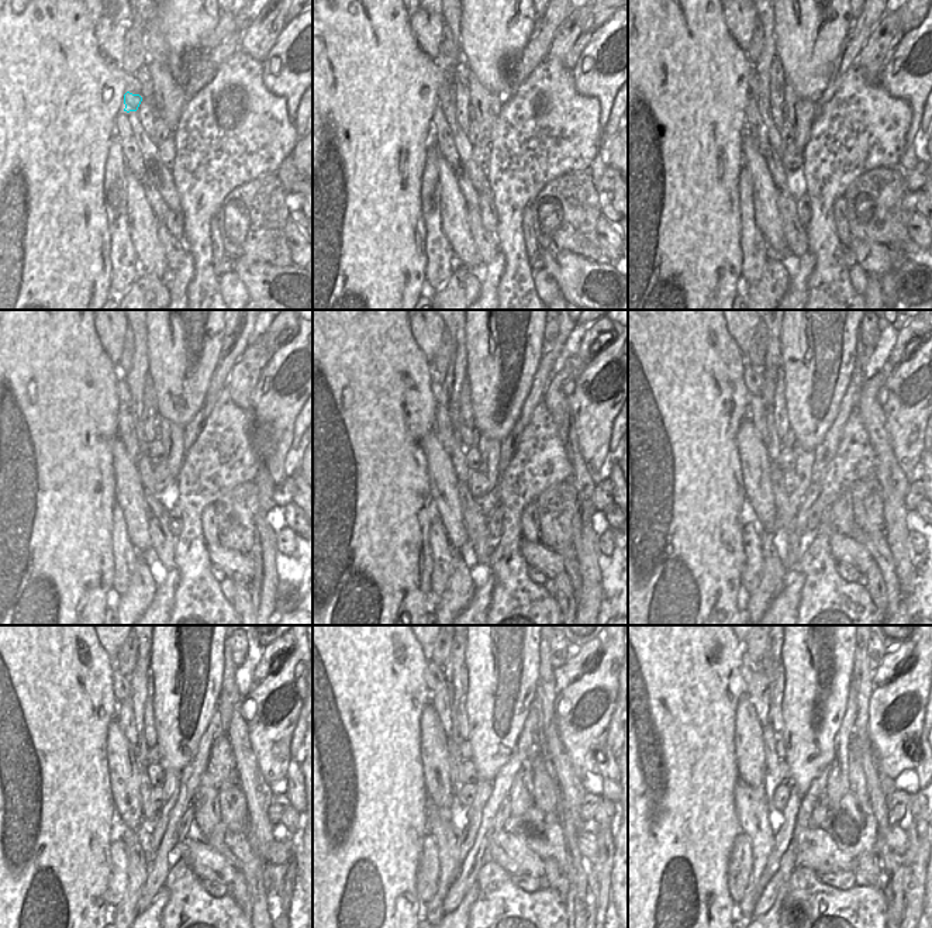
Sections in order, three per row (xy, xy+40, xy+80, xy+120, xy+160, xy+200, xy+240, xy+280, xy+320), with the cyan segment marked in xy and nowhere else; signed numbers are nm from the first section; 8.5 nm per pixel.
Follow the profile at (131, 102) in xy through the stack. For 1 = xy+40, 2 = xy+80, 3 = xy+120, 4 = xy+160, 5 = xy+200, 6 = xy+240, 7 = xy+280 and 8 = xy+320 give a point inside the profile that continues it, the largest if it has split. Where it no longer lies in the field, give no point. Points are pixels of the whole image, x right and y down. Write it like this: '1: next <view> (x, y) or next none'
1: next xy+40 (444, 92)
2: next xy+80 (753, 82)
3: next xy+120 (123, 390)
4: next xy+160 (438, 379)
5: next xy+200 (752, 375)
6: next xy+240 (121, 686)
7: next xy+280 (434, 675)
8: next xy+320 (749, 668)

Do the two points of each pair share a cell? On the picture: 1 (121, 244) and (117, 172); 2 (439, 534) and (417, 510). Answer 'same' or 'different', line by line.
1: same
2: different

